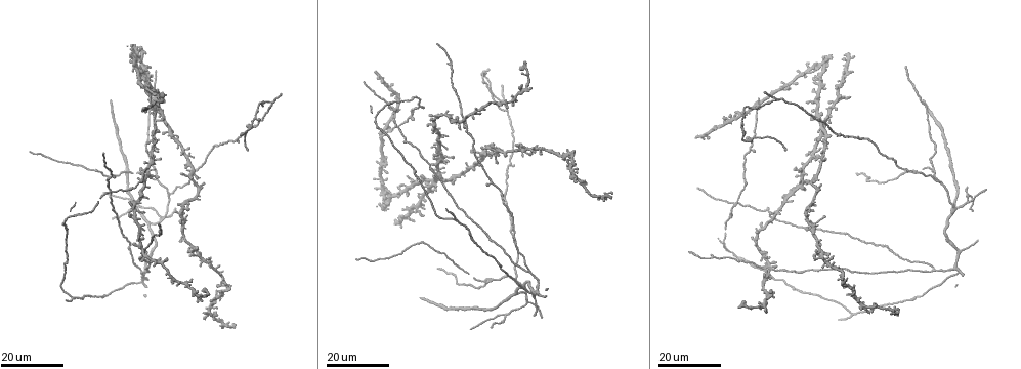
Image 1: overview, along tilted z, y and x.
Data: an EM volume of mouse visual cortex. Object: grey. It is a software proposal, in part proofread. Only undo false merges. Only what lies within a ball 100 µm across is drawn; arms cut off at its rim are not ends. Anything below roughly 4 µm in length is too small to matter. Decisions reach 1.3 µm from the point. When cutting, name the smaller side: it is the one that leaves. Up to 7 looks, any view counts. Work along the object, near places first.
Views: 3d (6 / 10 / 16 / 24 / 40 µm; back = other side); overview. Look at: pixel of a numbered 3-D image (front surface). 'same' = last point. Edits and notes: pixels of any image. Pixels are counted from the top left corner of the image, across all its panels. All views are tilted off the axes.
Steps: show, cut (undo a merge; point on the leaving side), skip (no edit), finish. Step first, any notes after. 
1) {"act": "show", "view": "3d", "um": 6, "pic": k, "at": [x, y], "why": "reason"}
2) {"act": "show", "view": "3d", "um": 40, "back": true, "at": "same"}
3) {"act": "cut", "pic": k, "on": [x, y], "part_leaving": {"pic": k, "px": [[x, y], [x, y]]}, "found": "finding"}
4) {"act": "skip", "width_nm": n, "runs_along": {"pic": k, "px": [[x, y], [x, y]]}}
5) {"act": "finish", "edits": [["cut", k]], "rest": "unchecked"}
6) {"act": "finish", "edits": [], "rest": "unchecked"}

{"act": "show", "view": "3d", "um": 24, "pic": 1, "at": [813, 224]}

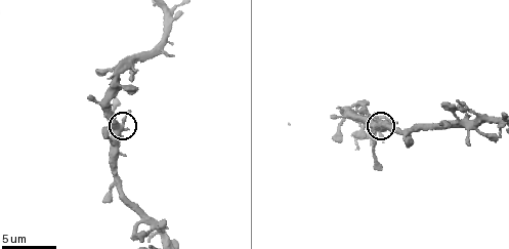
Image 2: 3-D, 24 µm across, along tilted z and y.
{"act": "show", "view": "3d", "um": 10, "pic": 2, "at": [372, 127]}

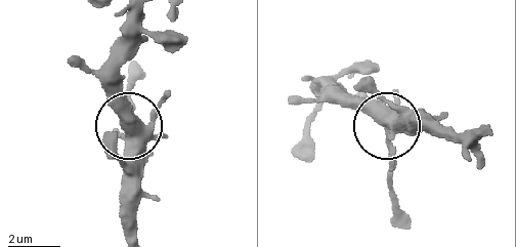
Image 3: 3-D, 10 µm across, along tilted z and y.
{"act": "skip", "width_nm": 450, "found": "continuous, no second neuron"}

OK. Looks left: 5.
{"act": "show", "view": "3d", "um": 24, "pic": 1, "at": [954, 208], "why": "branch point"}

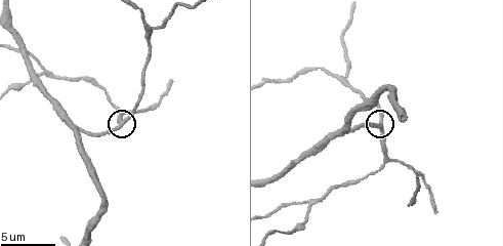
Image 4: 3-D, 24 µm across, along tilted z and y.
{"act": "show", "view": "3d", "um": 6, "pic": 4, "at": [121, 125]}

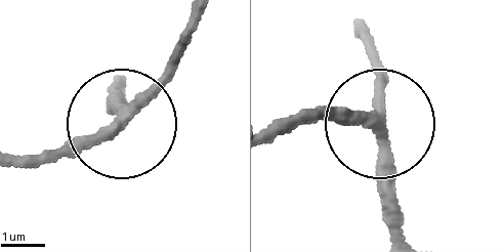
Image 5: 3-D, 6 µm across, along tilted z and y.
{"act": "skip", "side_arm_um": 27, "runs_along": {"pic": 5, "px": [[267, 134], [327, 117], [376, 125], [394, 216]]}, "found": "all the same neuron"}

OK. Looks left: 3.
{"act": "show", "view": "3d", "um": 10, "pic": 4, "at": [44, 73], "why": "branch point"}

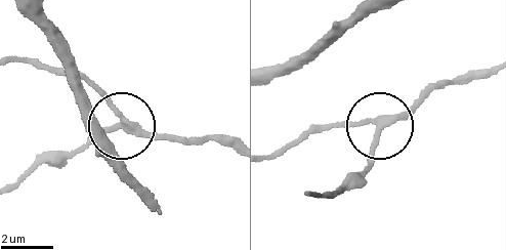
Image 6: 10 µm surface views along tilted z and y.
{"act": "show", "view": "3d", "um": 6, "pic": 6, "at": [119, 125]}

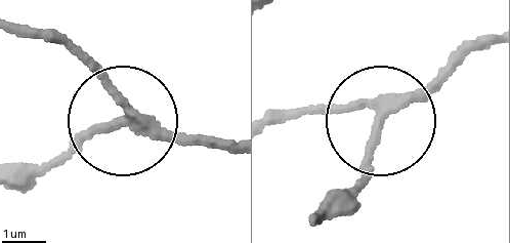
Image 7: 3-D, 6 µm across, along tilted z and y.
{"act": "skip", "side_arm_um": 10, "runs_along": {"pic": 7, "px": [[484, 35], [395, 109], [325, 214]]}, "found": "all the same neuron"}

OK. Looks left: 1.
{"act": "show", "view": "3d", "um": 6, "pic": 4, "at": [276, 83], "why": "side arm on a straight run"}

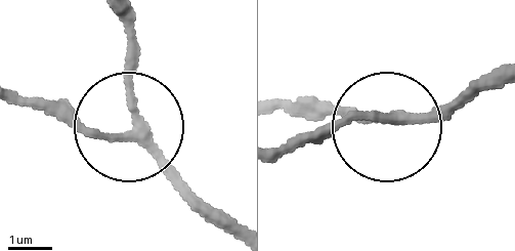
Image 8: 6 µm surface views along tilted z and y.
{"act": "skip", "runs_along": {"pic": 8, "px": [[232, 222], [129, 114], [131, 27]]}, "found": "one neuron here"}

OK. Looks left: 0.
{"act": "finish", "edits": [], "rest": "unchecked"}

